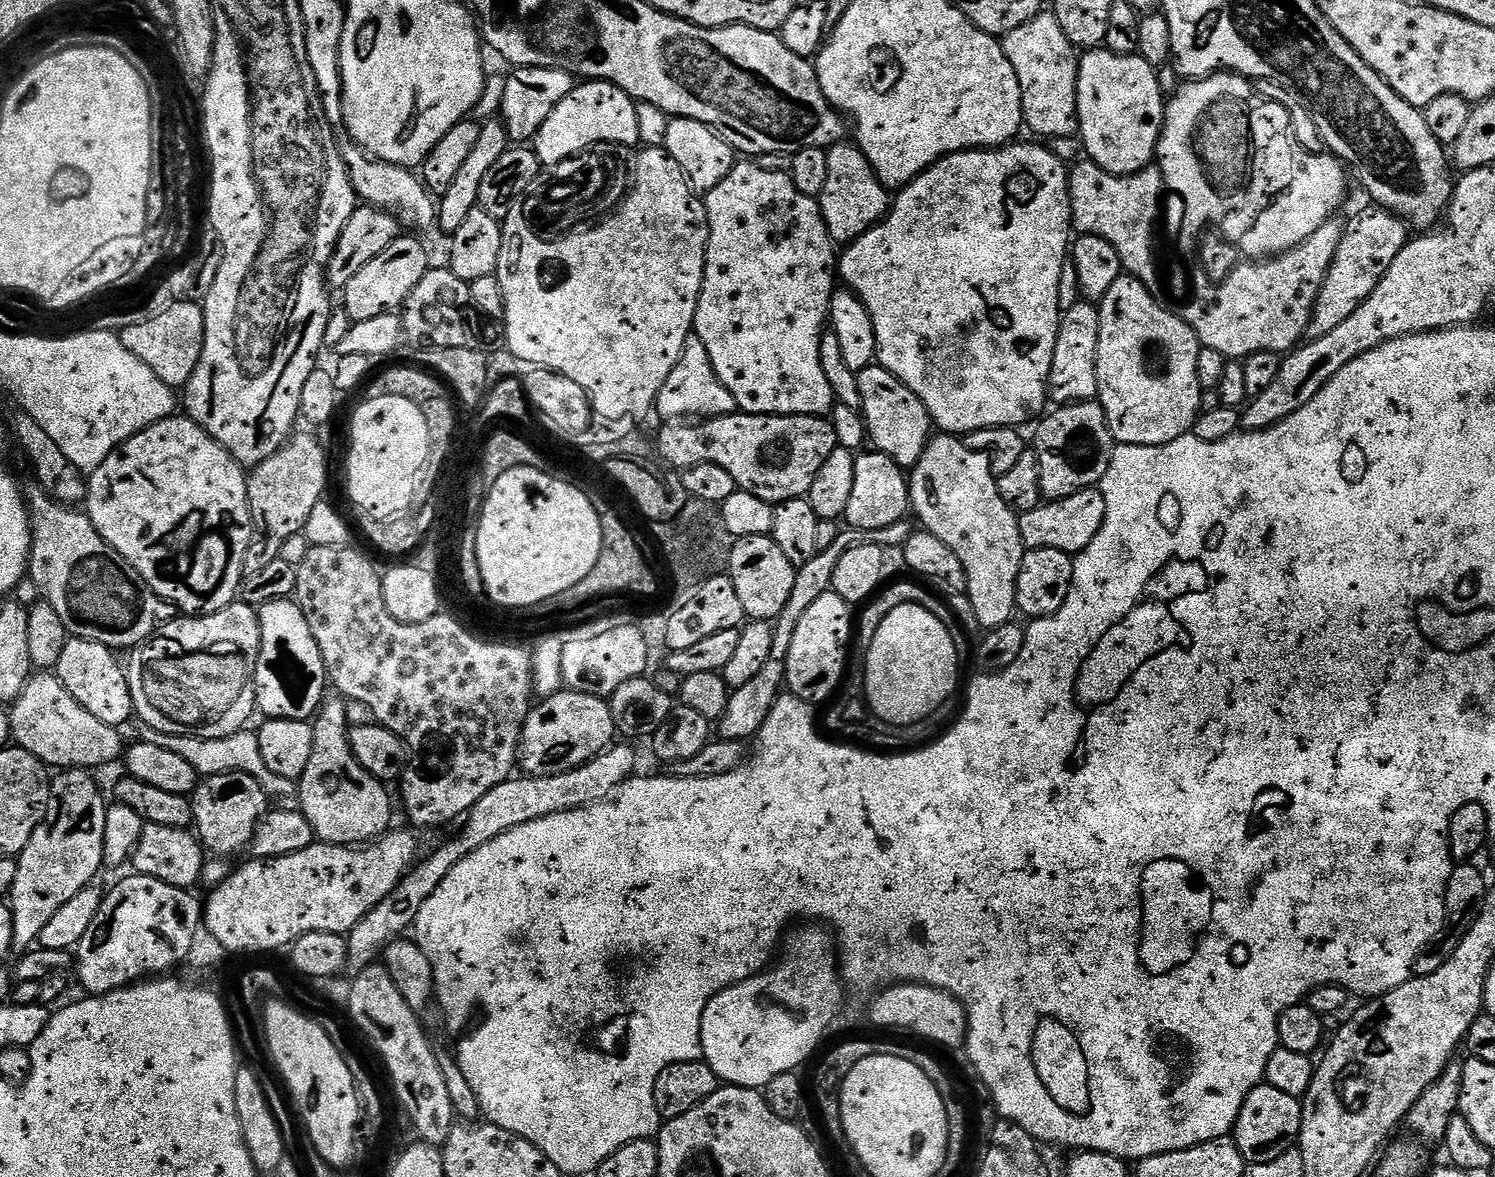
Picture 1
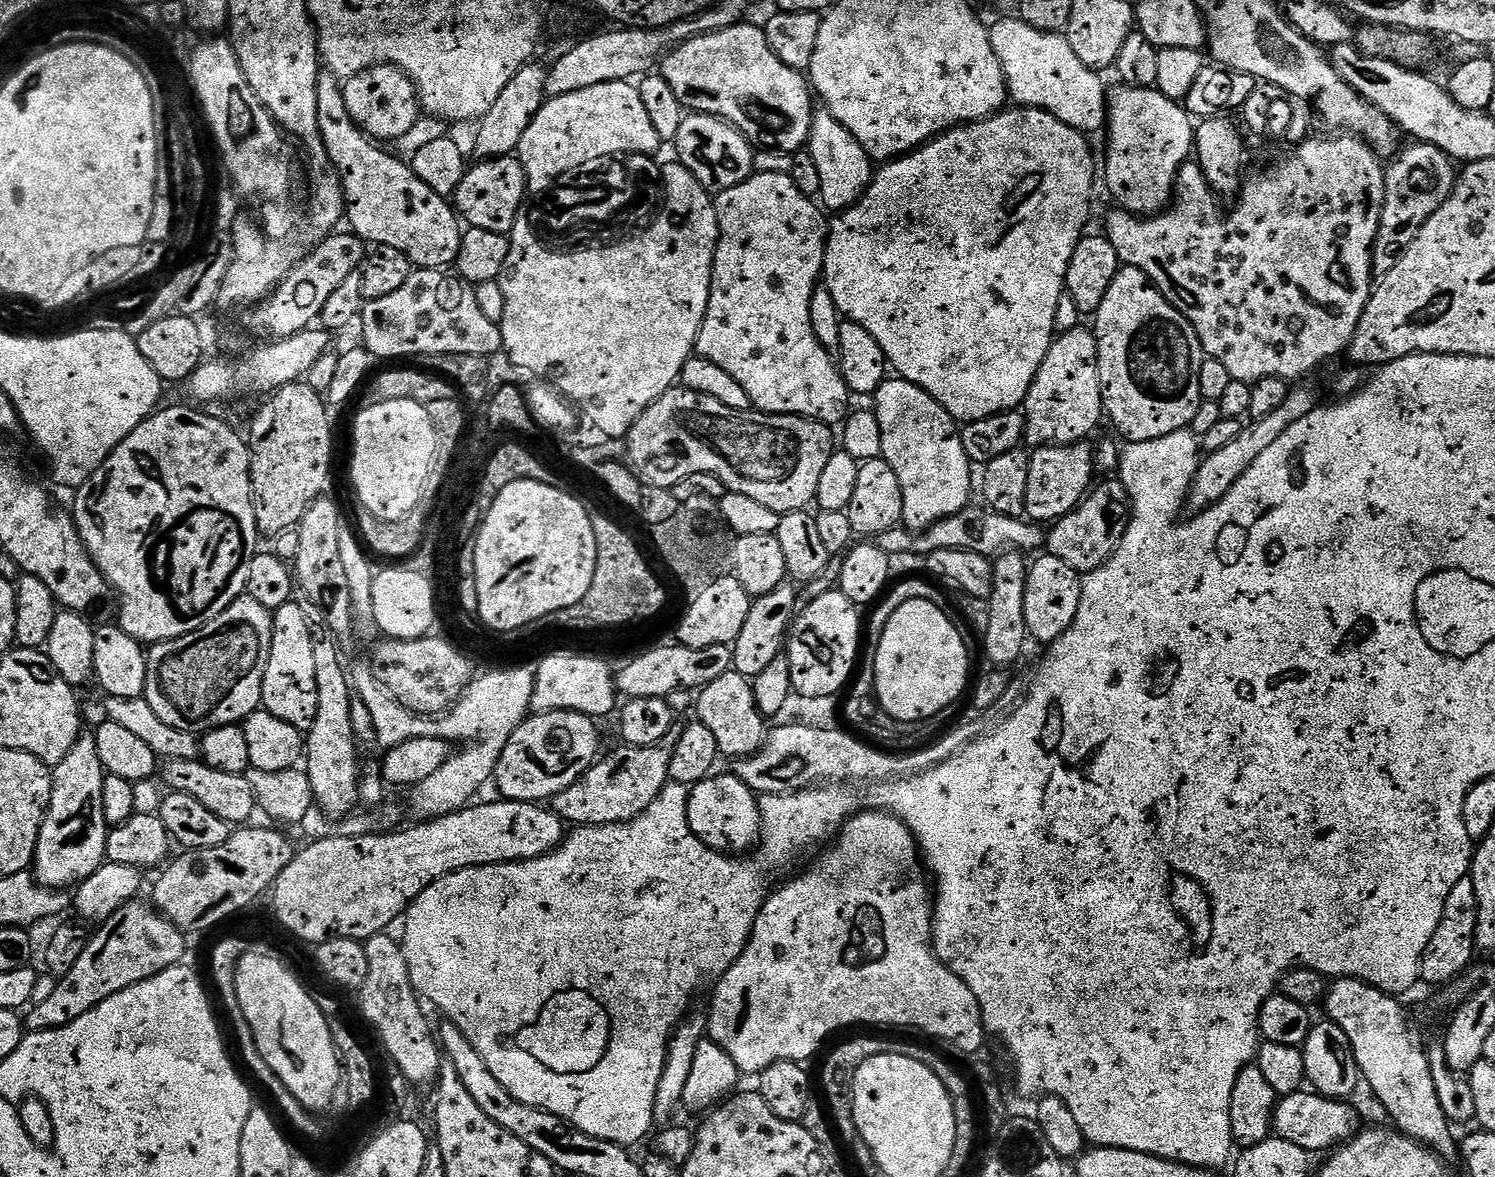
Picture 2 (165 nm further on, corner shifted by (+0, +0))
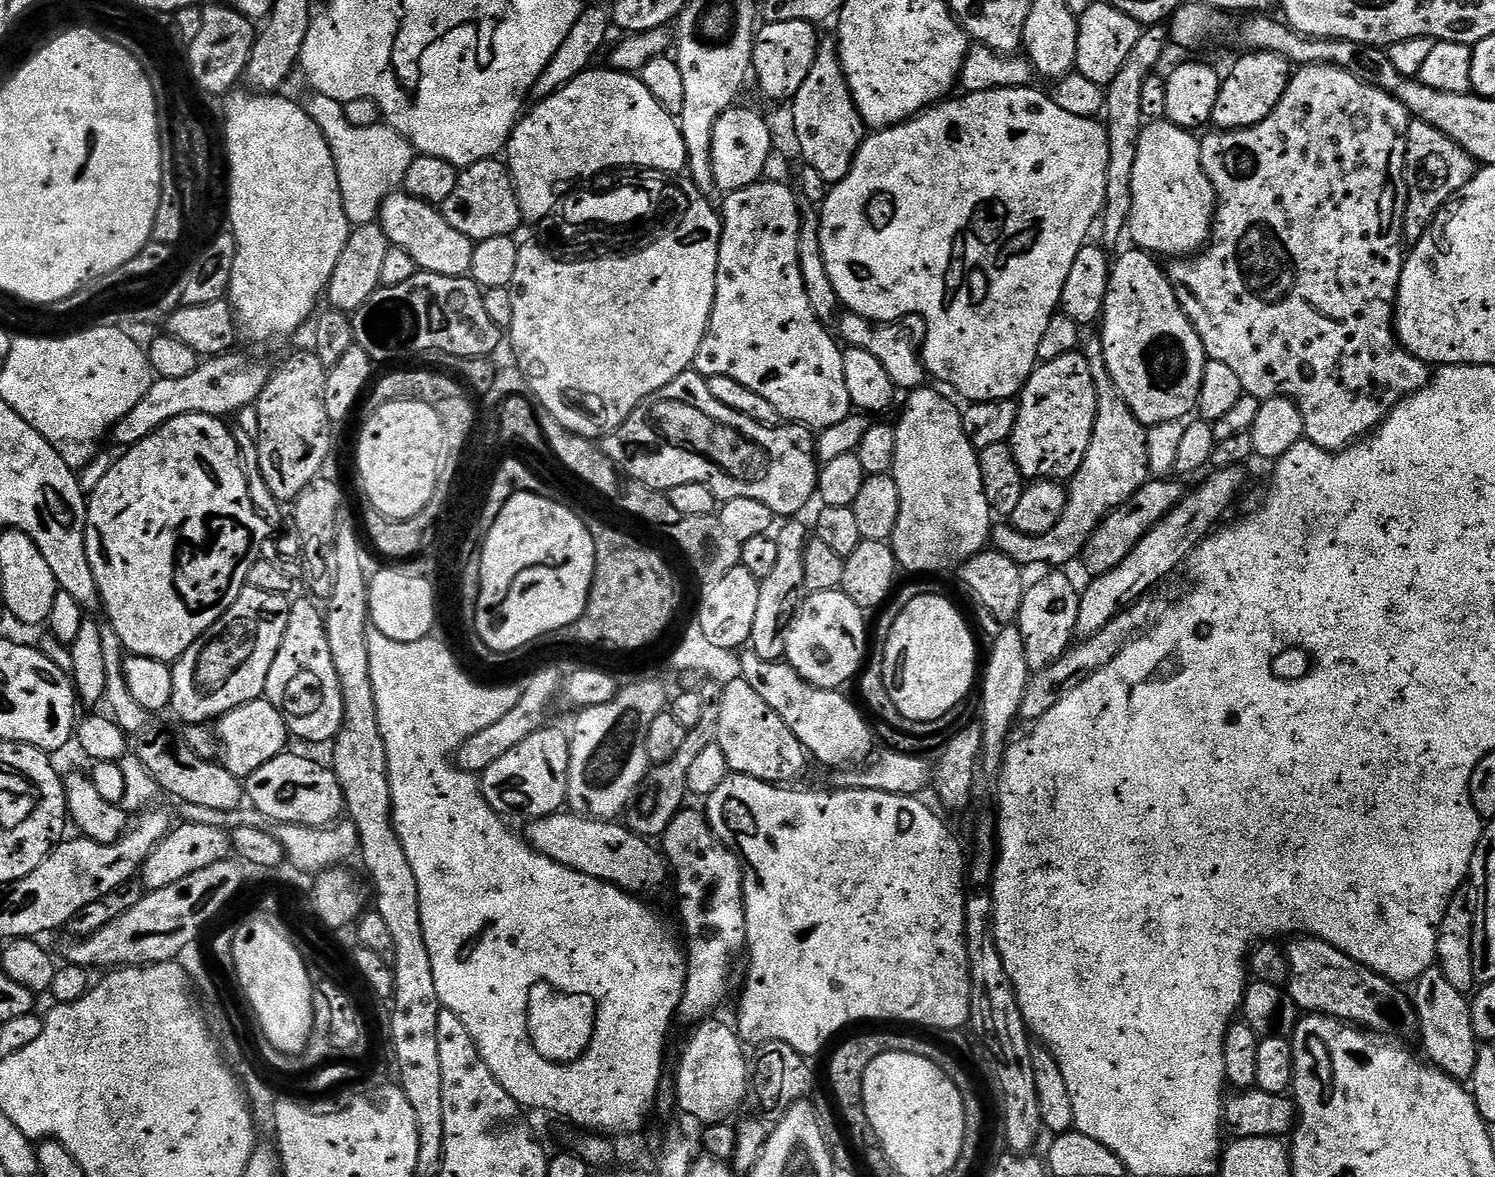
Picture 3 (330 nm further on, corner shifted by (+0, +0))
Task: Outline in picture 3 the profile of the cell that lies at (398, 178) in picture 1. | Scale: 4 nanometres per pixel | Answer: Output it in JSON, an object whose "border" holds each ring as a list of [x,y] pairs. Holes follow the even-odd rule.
{"border":[[[397,190],[387,196],[380,208],[378,223],[386,234],[389,245],[406,250],[414,258],[417,269],[443,276],[468,276],[472,271],[476,244],[466,234],[458,234],[454,226],[446,222],[439,207],[422,202]]]}

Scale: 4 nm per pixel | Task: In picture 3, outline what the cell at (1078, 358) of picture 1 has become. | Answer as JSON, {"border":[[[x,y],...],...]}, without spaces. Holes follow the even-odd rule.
{"border":[[[1083,351],[1062,354],[1062,358],[1054,358],[1054,362],[1046,362],[1036,367],[1019,394],[1018,418],[1010,441],[1014,462],[1018,462],[1018,470],[1022,470],[1025,481],[1071,481],[1072,475],[1082,466],[1082,458],[1090,446],[1095,417],[1096,387]]]}

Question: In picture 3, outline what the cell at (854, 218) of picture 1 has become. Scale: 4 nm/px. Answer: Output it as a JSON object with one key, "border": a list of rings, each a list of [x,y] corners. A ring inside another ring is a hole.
{"border":[[[821,39],[814,66],[810,66],[810,74],[806,74],[802,90],[798,90],[796,97],[790,101],[790,108],[792,124],[796,127],[796,140],[804,155],[803,163],[818,170],[818,174],[822,174],[822,178],[830,186],[844,180],[846,174],[850,174],[850,166],[864,140],[866,125],[858,114],[848,83],[844,80],[835,39]]]}

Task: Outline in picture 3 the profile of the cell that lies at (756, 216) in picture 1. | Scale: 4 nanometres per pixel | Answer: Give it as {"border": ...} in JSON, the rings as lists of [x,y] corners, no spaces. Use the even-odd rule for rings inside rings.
{"border":[[[757,182],[723,197],[714,306],[692,368],[705,378],[725,376],[742,382],[742,386],[766,398],[778,410],[781,421],[823,430],[853,415],[854,409],[850,390],[846,390],[841,345],[814,314],[808,291],[804,289],[798,254],[800,204],[797,193],[790,189],[788,184]]]}

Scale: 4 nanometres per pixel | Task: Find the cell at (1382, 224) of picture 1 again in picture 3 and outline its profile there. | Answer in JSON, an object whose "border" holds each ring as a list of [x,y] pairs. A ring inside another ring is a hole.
{"border":[[[1413,119],[1408,126],[1406,142],[1406,162],[1404,163],[1404,181],[1408,191],[1408,205],[1404,215],[1404,239],[1415,242],[1426,234],[1432,219],[1440,213],[1441,208],[1461,192],[1478,171],[1477,161],[1465,148],[1458,146],[1446,134],[1434,126]]]}

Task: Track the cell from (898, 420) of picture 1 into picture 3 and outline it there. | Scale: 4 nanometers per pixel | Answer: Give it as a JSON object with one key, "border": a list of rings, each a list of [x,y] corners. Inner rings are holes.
{"border":[[[925,386],[909,391],[908,401],[904,404],[904,413],[900,416],[900,421],[895,421],[896,437],[898,438],[898,450],[894,456],[894,466],[890,475],[898,482],[898,494],[900,495],[900,509],[898,510],[898,526],[894,526],[894,534],[891,538],[892,553],[896,556],[896,563],[901,569],[908,572],[944,572],[947,568],[959,569],[974,554],[985,551],[987,542],[994,532],[994,513],[990,505],[986,502],[986,490],[982,486],[982,470],[980,469],[980,458],[978,450],[966,438],[964,429],[964,418],[961,409],[955,408],[946,397],[940,392],[935,392],[931,386]]]}

